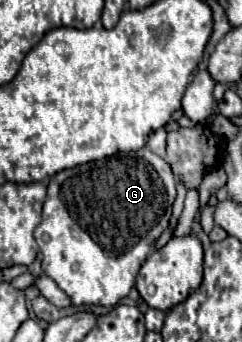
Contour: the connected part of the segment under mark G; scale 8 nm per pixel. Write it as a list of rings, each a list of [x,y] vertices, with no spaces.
[[[146,146],[136,152],[118,152],[104,160],[58,172],[48,180],[42,222],[34,230],[34,238],[42,252],[44,274],[68,294],[74,306],[116,306],[128,296],[140,266],[152,252],[160,234],[168,228],[174,200],[176,176],[170,164]]]

